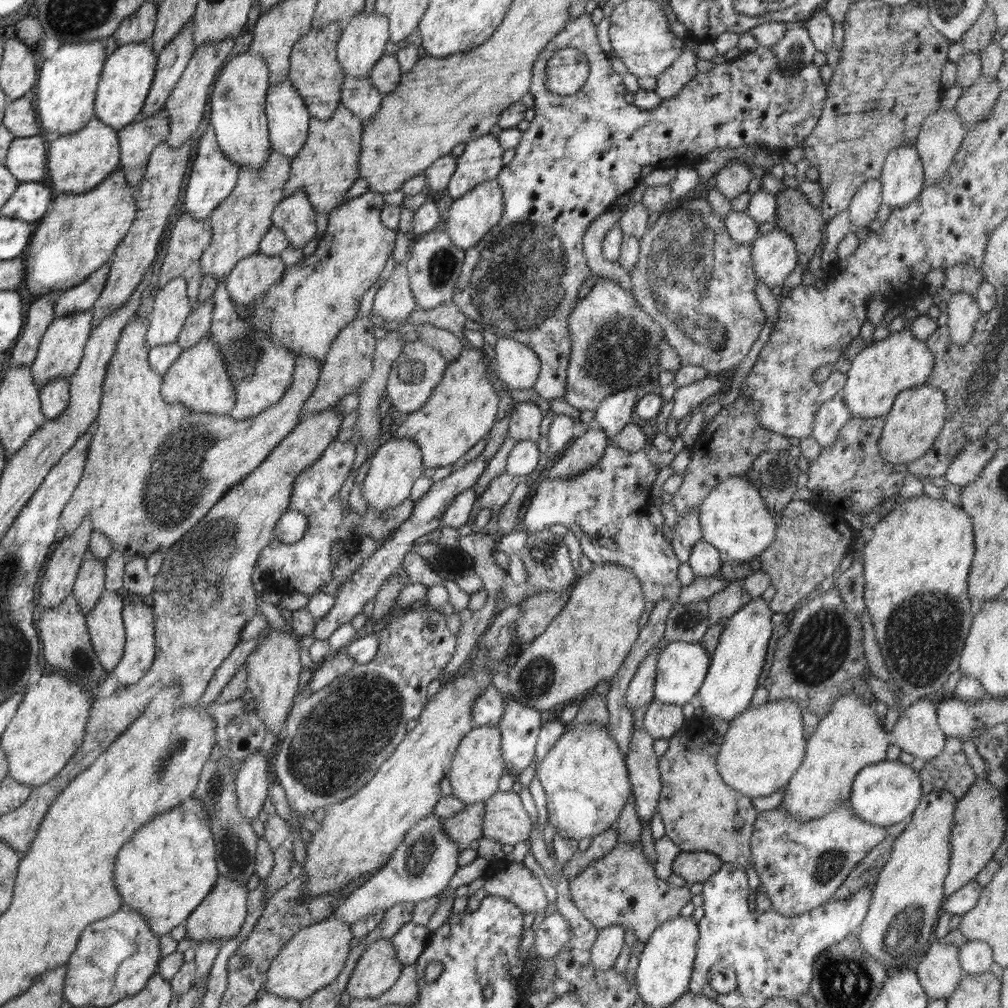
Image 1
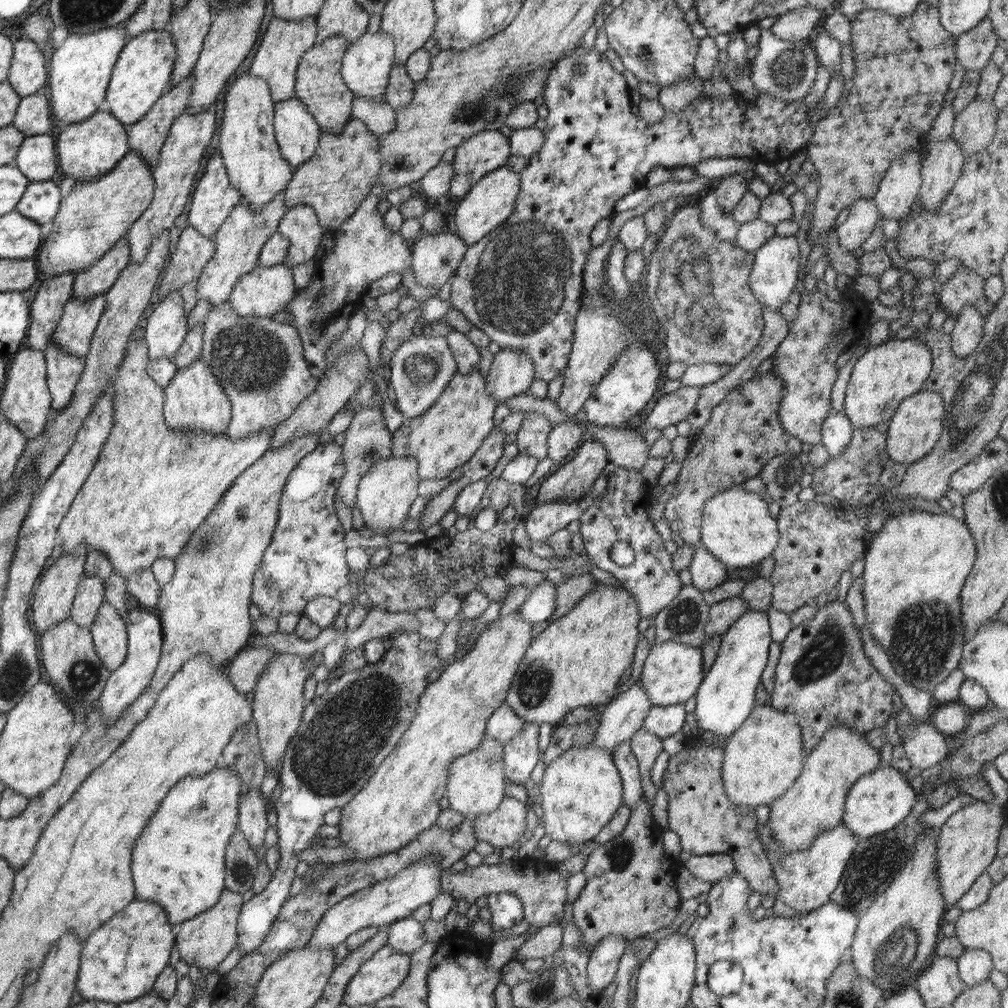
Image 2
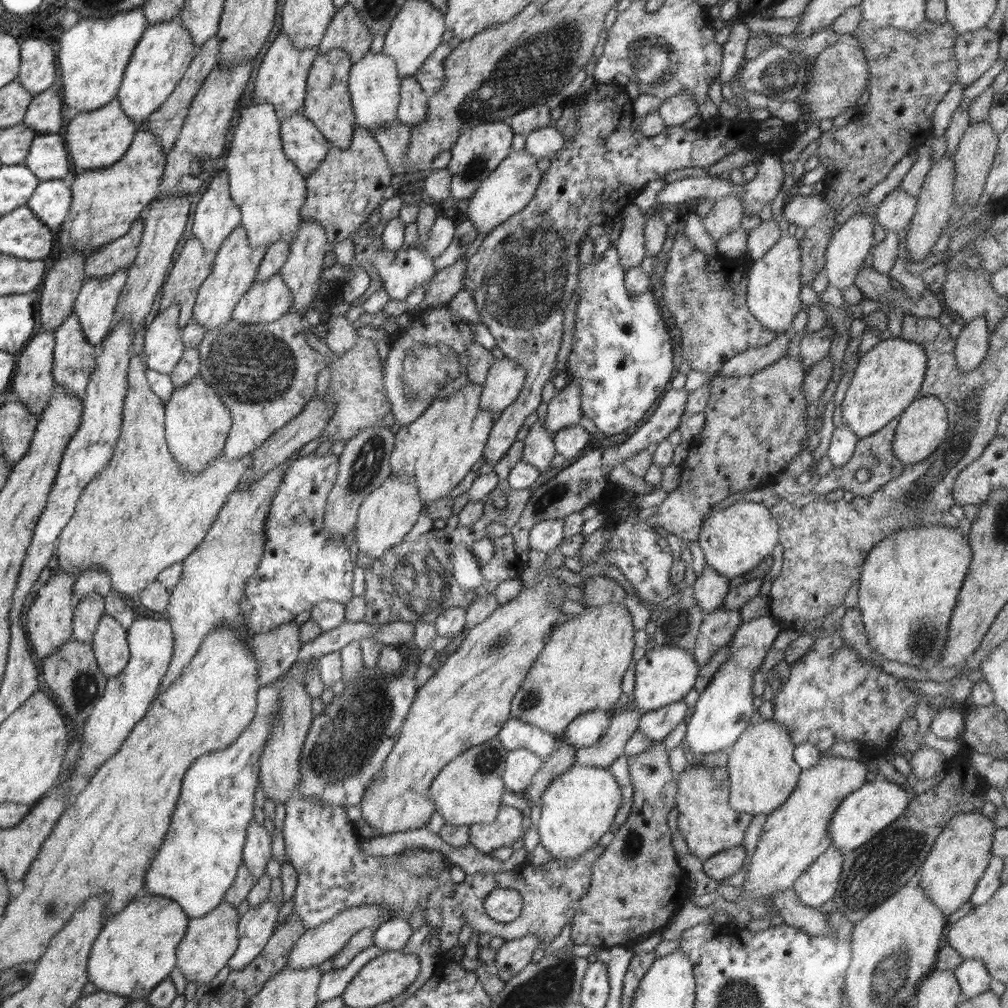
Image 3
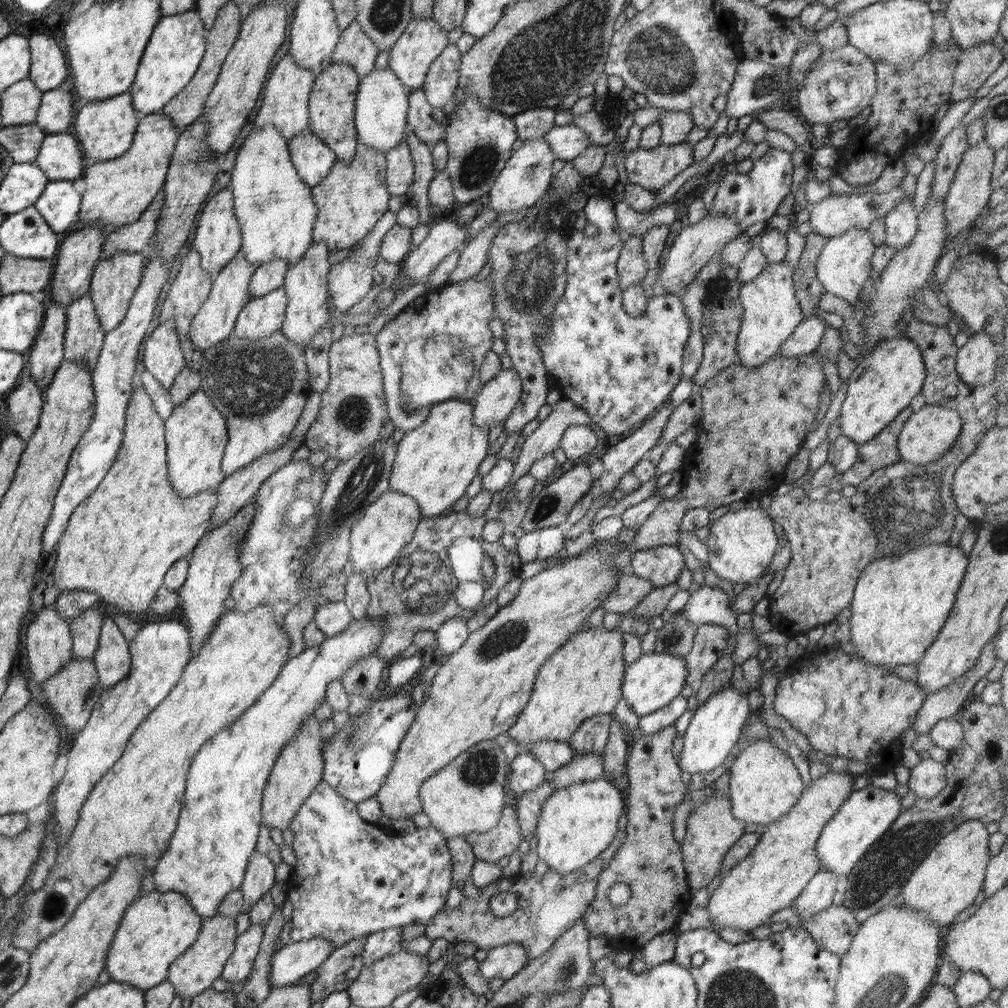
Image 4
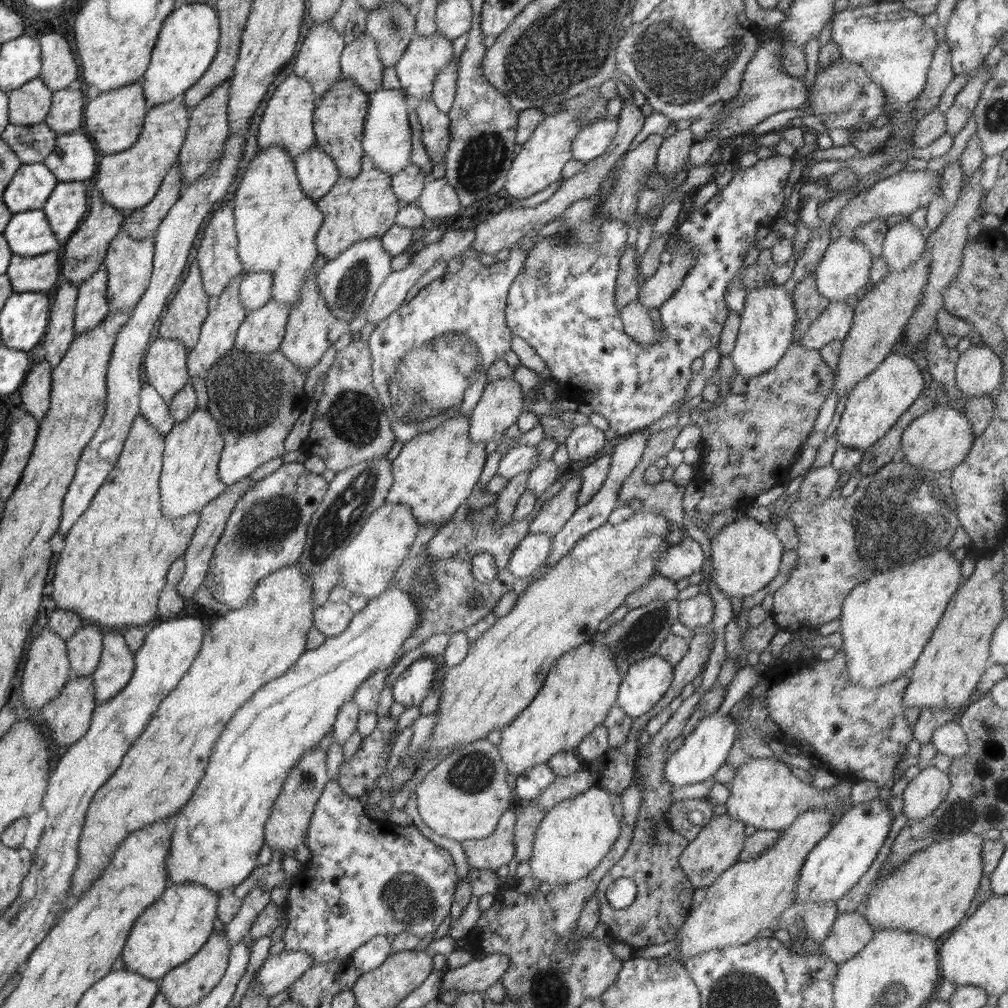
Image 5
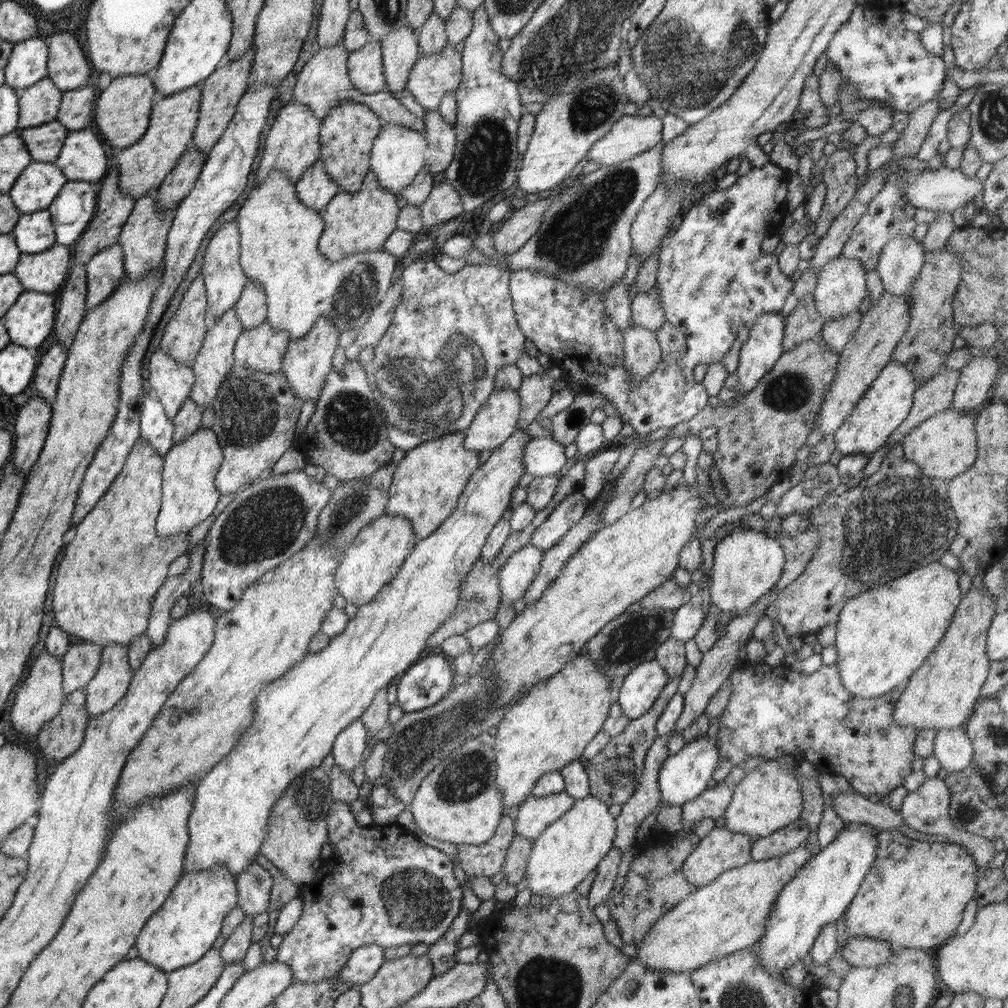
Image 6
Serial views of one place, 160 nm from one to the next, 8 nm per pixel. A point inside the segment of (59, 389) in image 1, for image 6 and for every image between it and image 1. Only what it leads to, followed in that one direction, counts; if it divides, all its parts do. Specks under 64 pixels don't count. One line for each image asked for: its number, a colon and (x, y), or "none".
2: (64, 369)
3: (74, 358)
4: (83, 338)
5: (91, 308)
6: (105, 270)

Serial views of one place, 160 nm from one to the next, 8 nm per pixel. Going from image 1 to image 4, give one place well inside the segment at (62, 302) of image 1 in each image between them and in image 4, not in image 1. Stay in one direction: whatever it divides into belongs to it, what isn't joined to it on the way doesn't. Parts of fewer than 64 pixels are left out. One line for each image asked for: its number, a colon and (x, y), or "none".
2: (101, 275)
3: (118, 254)
4: (135, 237)

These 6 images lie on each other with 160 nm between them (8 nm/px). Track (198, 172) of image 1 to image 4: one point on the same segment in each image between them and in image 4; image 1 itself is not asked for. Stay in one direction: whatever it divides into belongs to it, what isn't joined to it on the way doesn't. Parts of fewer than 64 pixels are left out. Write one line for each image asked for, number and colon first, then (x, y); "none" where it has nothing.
2: (215, 196)
3: (217, 215)
4: (218, 237)

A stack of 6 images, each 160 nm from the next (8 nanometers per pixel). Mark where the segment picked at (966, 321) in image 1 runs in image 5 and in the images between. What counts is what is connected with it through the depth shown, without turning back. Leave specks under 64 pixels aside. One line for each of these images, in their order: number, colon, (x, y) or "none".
2: (968, 330)
3: (971, 346)
4: (975, 361)
5: (979, 370)

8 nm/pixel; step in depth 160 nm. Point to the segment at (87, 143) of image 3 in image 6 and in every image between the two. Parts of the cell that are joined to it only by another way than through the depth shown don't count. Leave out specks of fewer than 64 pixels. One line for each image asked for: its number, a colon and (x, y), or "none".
4: (105, 129)
5: (114, 119)
6: (122, 111)

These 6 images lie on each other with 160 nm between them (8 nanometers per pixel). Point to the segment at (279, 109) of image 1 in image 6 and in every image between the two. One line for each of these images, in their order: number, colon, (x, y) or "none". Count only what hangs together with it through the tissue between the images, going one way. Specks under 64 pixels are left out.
2: (297, 133)
3: (303, 143)
4: (313, 159)
5: (316, 172)
6: (315, 189)

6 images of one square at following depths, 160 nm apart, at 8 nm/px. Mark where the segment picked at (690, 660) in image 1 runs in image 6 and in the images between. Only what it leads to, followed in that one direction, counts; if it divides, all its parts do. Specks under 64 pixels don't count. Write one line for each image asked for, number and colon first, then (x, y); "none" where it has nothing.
2: (672, 673)
3: (664, 675)
4: (654, 680)
5: (645, 683)
6: (642, 685)

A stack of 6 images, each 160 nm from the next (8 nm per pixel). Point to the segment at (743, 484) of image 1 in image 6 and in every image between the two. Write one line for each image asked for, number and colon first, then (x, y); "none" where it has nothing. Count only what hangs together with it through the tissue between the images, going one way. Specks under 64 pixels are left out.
2: (737, 528)
3: (735, 540)
4: (741, 544)
5: (746, 556)
6: (747, 564)

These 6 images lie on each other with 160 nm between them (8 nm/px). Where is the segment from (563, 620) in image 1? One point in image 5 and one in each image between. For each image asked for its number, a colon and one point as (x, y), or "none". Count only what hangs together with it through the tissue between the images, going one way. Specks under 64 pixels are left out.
2: (578, 659)
3: (580, 669)
4: (584, 678)
5: (579, 690)

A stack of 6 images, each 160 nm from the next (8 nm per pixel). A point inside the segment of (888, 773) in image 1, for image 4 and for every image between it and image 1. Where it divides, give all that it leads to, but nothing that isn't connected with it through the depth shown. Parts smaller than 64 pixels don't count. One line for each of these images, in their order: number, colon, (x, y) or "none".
2: (878, 801)
3: (866, 811)
4: (866, 814)

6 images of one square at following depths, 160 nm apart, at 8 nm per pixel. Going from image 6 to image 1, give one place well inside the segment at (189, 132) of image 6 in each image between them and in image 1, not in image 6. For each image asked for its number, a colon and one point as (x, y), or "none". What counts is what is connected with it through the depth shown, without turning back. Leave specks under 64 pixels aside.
1: (79, 233)
2: (95, 215)
3: (105, 202)
4: (117, 191)
5: (128, 180)

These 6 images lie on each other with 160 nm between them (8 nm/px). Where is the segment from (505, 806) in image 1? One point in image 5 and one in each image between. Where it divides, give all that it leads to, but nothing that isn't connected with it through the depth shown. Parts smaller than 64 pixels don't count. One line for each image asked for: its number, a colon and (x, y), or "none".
2: (506, 825)
3: (506, 828)
4: (502, 840)
5: (492, 852)

